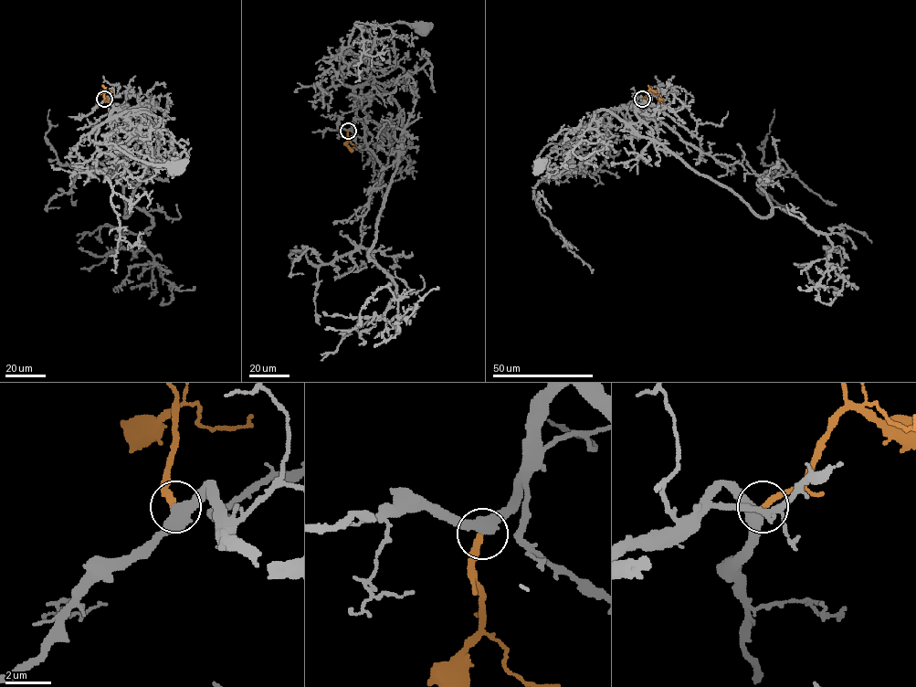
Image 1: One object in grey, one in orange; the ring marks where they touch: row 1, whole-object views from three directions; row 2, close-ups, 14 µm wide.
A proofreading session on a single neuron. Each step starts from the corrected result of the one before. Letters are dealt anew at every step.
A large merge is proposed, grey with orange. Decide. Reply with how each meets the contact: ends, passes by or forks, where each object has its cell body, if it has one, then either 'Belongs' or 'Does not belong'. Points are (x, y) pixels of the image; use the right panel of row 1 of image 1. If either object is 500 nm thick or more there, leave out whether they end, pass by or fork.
Soma of grey: (538, 167). Soma of orange: none. Belongs

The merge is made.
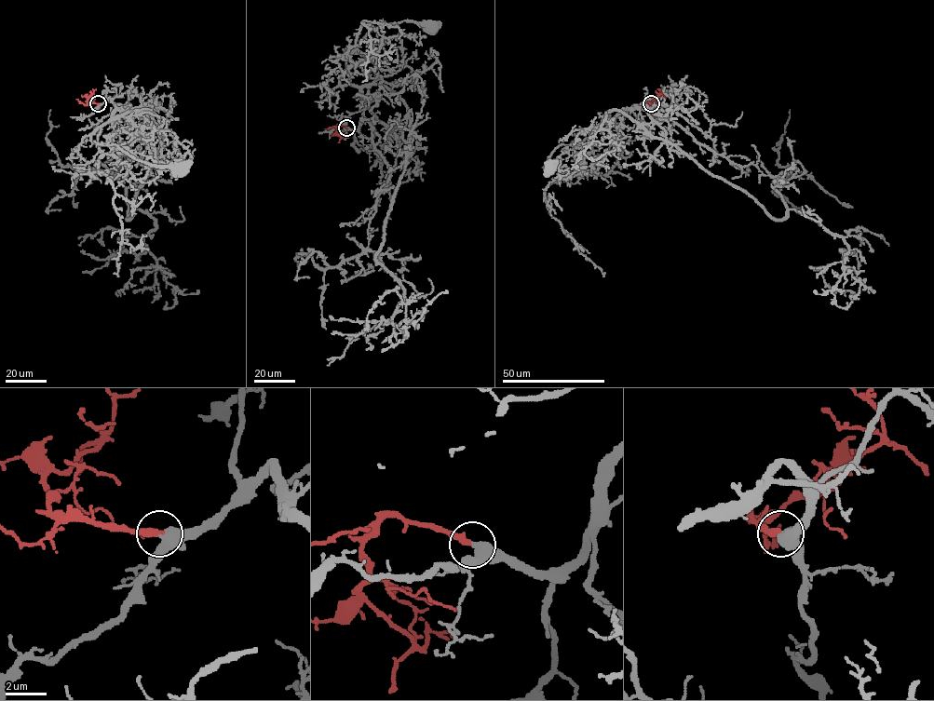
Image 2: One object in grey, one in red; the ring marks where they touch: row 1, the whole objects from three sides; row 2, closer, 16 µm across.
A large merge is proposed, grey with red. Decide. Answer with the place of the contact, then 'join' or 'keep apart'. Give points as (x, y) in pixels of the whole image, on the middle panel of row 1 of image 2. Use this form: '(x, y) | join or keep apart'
(346, 128) | join

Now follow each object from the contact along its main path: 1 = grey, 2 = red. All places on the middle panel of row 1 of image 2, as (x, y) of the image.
1: (346, 128), (357, 130), (362, 116), (362, 95), (346, 66), (359, 42), (381, 26), (430, 25)
2: (346, 128), (338, 125), (335, 132), (342, 138), (341, 134)

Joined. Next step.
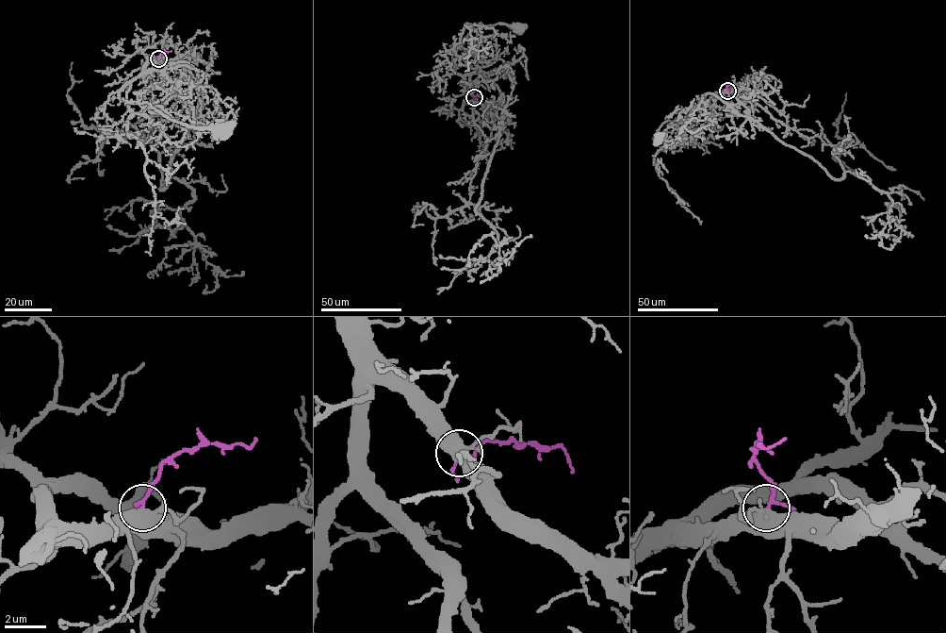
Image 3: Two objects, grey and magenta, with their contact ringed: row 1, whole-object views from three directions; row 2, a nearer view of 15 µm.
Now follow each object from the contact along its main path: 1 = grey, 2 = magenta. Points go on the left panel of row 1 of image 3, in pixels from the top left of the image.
1: (158, 58), (150, 60), (131, 83), (126, 99), (133, 104), (148, 103), (178, 122), (224, 132)
2: (158, 58), (162, 52), (171, 50)

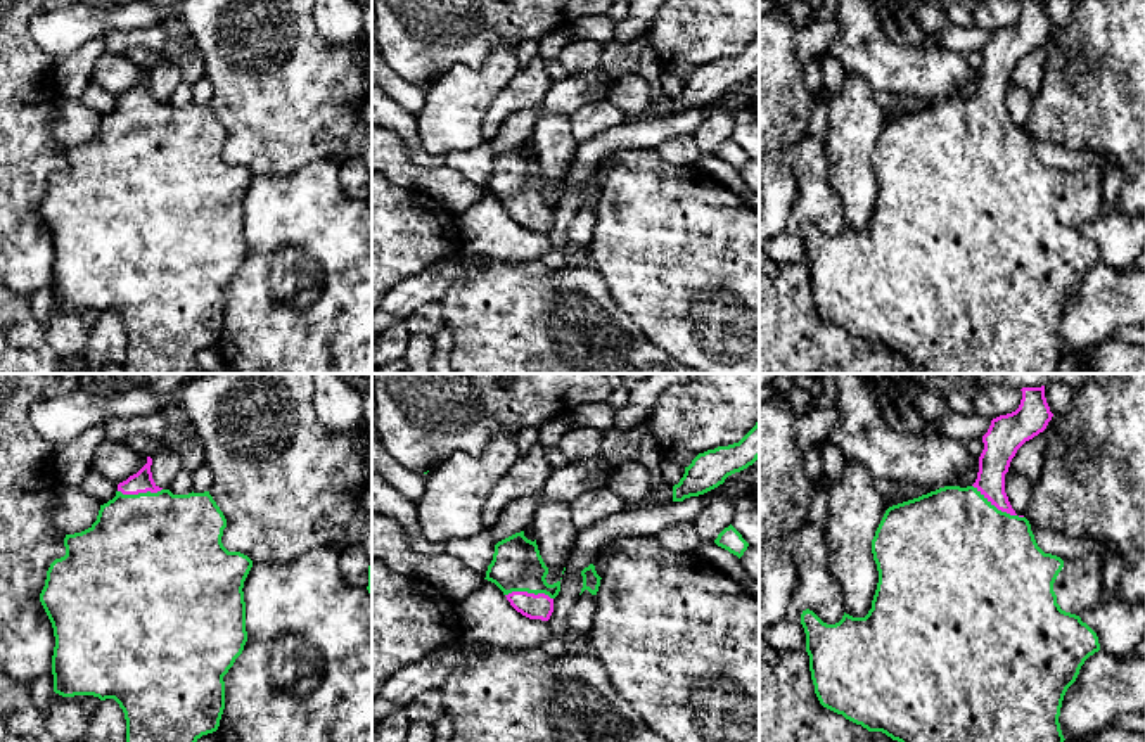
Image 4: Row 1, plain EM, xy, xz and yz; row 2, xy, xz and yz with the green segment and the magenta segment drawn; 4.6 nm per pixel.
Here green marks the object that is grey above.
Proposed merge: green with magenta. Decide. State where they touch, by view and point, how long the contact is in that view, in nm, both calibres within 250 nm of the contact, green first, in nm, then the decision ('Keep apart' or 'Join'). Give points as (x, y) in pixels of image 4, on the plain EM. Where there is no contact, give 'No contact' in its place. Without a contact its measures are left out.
Touches green at yz (997, 121). Shared border 280 nm. Thickness 500 nm (green) against 140 nm. Join

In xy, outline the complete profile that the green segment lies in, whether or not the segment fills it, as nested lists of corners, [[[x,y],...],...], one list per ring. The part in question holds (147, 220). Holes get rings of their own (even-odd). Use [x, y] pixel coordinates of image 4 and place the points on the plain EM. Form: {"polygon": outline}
{"polygon": [[[147,69],[147,76],[137,86],[118,97],[116,109],[100,118],[97,133],[88,142],[66,147],[66,168],[50,176],[40,214],[52,235],[55,249],[52,268],[54,304],[62,310],[93,308],[100,313],[114,311],[126,332],[125,374],[190,374],[197,367],[195,355],[202,348],[216,344],[220,339],[225,322],[223,289],[242,266],[247,254],[242,201],[253,180],[253,173],[240,164],[228,164],[223,159],[221,149],[227,140],[227,131],[209,104],[173,107],[170,102],[163,102],[154,95],[150,78],[152,71]]]}

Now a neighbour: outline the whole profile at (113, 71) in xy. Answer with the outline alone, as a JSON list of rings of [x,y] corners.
[[[106,50],[95,62],[92,81],[119,97],[137,86],[145,76],[145,67],[133,64],[123,54]]]

